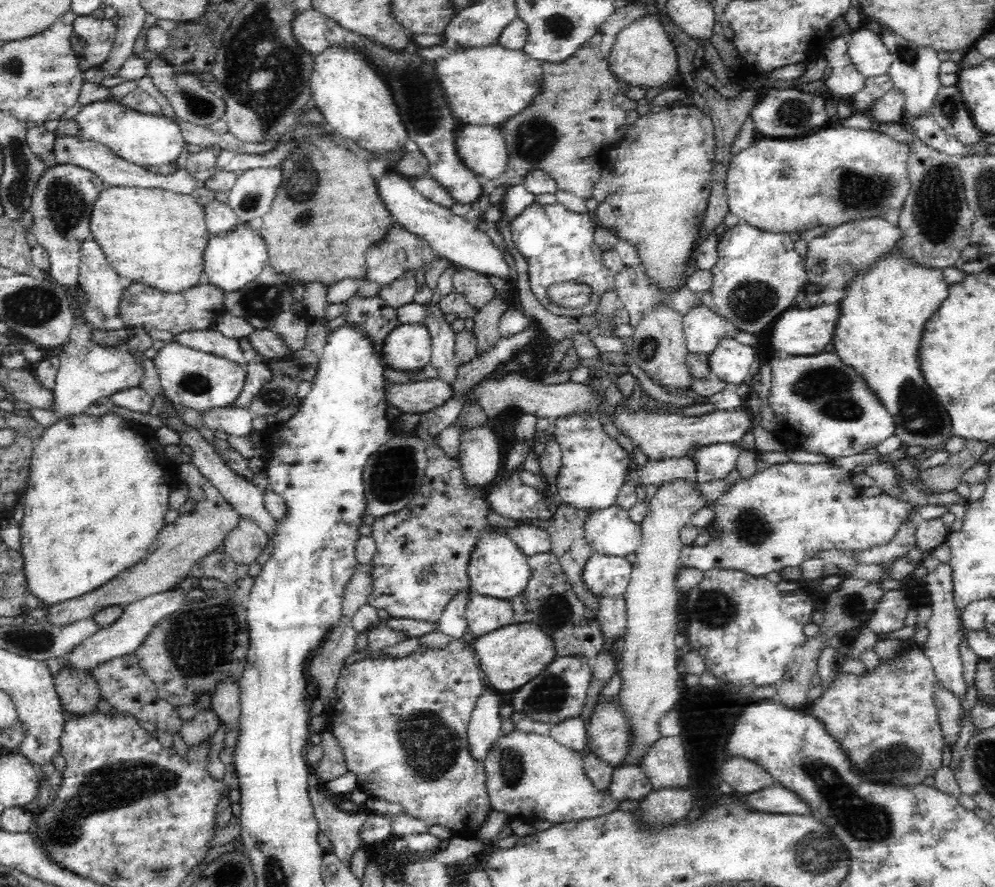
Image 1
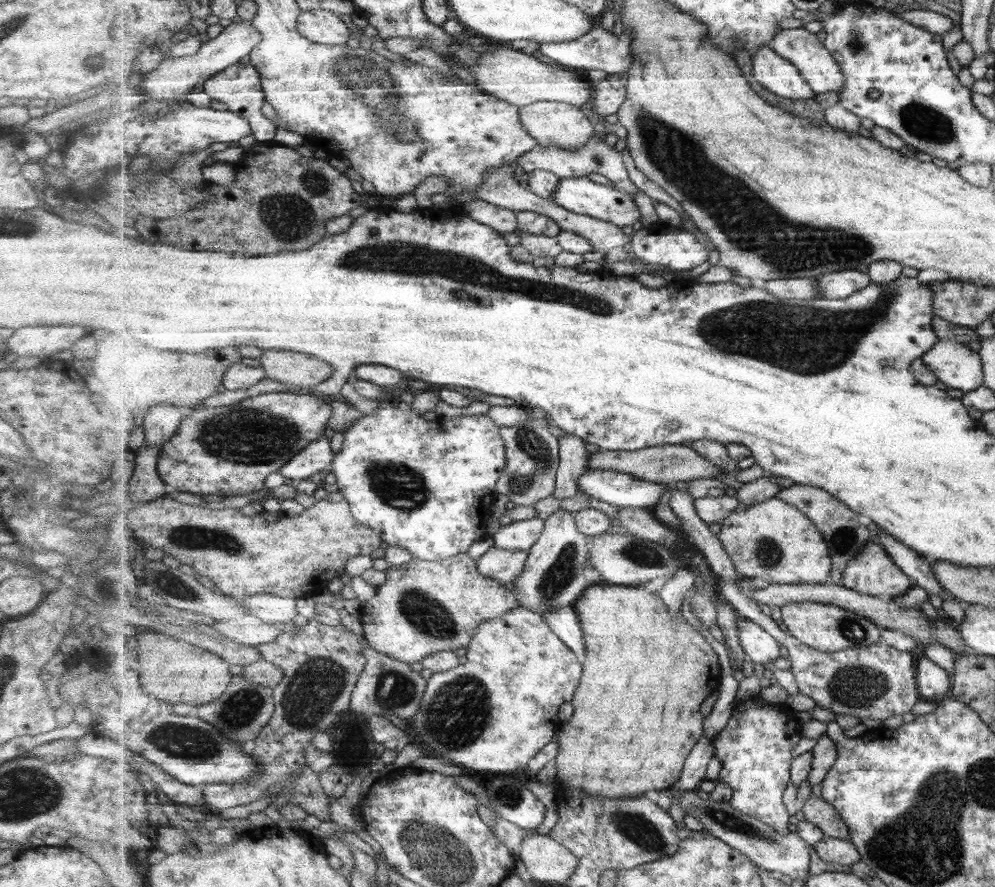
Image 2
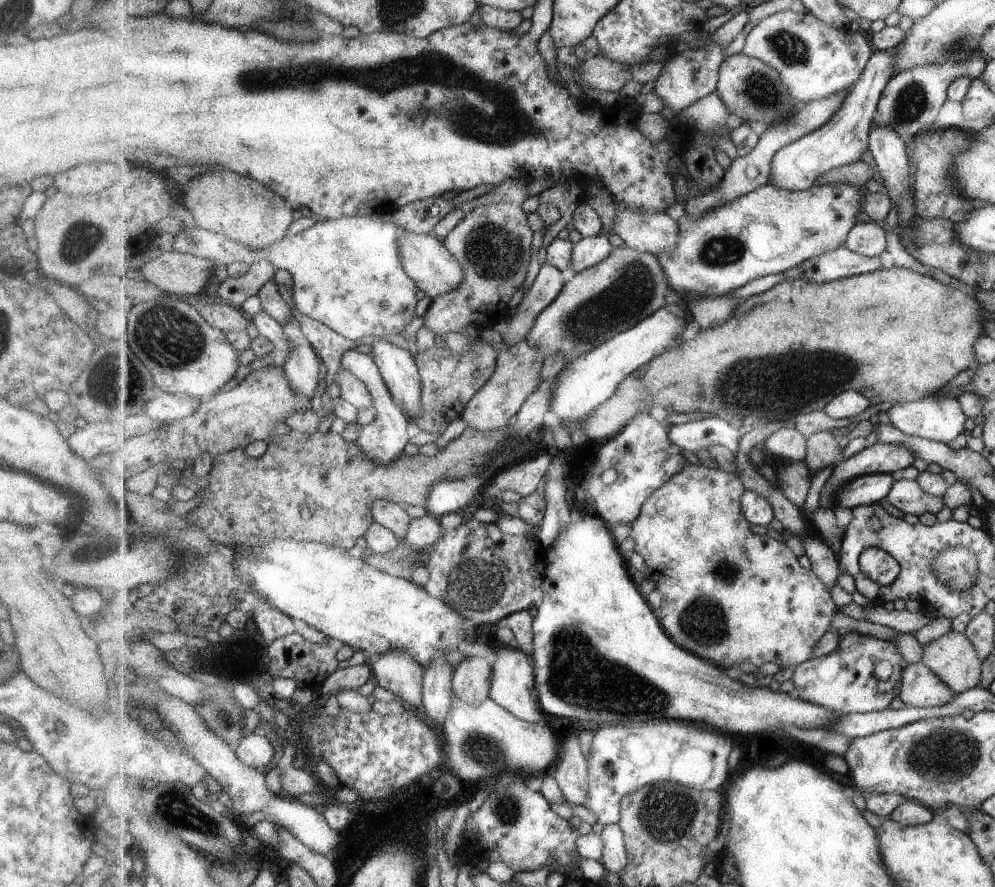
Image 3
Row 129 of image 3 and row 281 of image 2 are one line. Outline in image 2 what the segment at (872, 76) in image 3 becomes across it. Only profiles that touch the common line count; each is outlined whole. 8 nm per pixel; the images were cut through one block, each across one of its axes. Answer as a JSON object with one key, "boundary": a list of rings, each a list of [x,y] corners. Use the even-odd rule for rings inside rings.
{"boundary":[[[841,270],[817,276],[821,298],[844,299],[871,285],[869,273],[857,270]]]}

